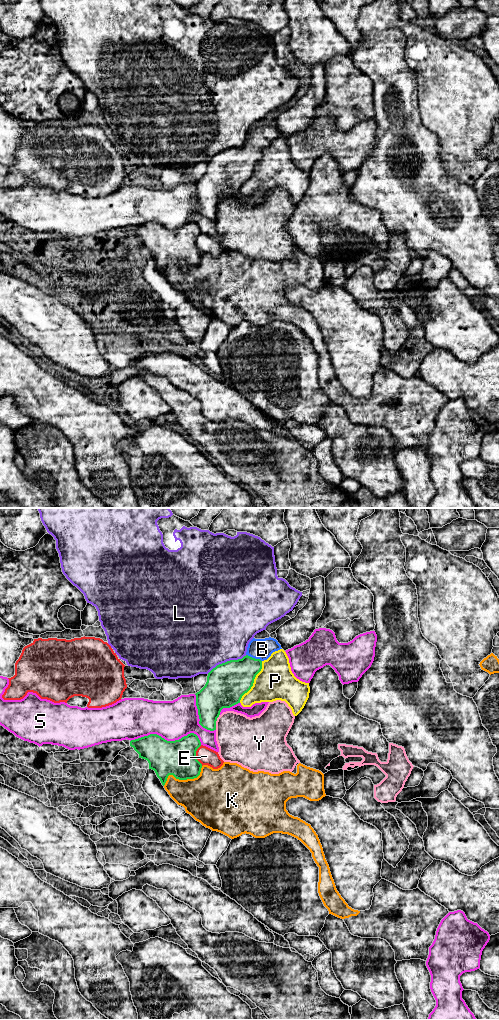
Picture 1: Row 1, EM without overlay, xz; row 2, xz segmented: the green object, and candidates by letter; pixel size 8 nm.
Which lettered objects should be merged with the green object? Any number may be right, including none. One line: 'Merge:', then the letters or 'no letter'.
Merge: B

